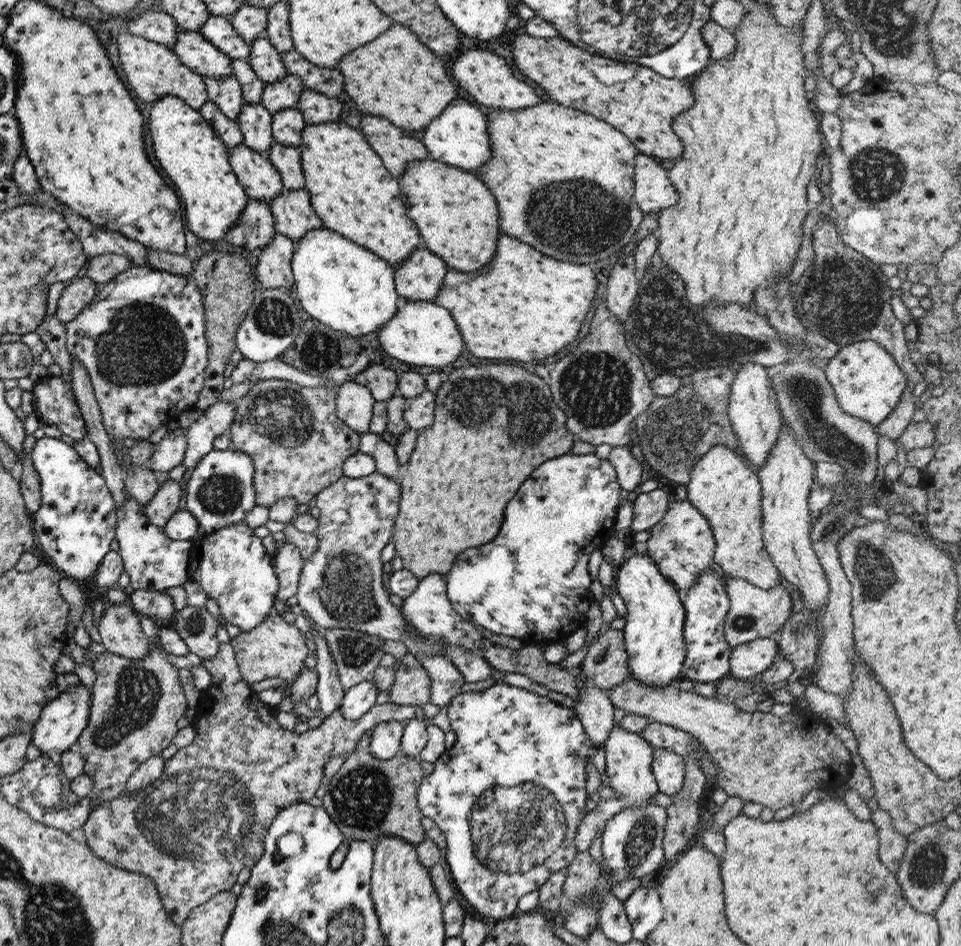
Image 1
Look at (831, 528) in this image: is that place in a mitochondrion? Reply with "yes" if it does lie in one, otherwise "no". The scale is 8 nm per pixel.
yes

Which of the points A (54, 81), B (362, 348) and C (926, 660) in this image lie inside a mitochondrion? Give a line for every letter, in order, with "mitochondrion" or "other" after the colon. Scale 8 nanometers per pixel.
A: other
B: other
C: other

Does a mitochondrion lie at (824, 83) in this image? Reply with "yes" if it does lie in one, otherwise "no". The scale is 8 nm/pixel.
no

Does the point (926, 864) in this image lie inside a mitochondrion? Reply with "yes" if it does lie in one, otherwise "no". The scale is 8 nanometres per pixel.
yes

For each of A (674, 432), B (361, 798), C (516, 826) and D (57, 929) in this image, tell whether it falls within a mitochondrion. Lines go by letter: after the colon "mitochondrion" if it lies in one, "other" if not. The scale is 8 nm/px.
A: mitochondrion
B: mitochondrion
C: mitochondrion
D: mitochondrion

